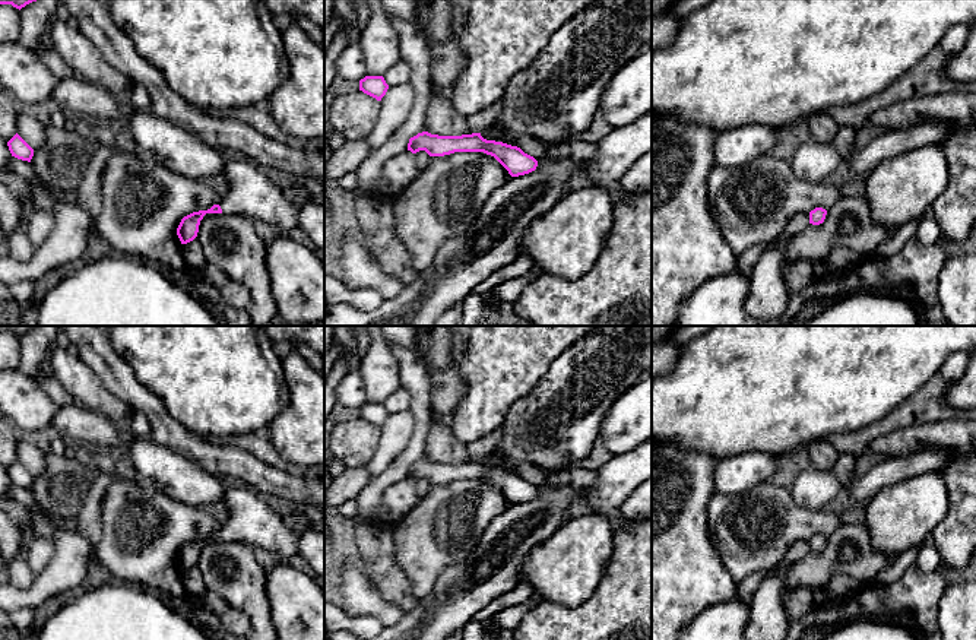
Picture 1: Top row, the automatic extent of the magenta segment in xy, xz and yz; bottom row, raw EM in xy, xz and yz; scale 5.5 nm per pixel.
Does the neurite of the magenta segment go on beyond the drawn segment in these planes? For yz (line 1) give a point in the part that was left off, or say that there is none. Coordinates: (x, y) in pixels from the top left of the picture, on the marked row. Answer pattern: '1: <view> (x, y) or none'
1: none

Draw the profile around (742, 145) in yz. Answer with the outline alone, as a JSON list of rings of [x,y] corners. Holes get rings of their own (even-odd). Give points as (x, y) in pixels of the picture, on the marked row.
[[[744,126],[719,133],[714,140],[714,167],[736,167],[750,164],[769,153],[779,142],[779,129]]]

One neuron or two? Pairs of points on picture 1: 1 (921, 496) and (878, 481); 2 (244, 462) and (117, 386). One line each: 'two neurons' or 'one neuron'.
1: two neurons
2: one neuron

